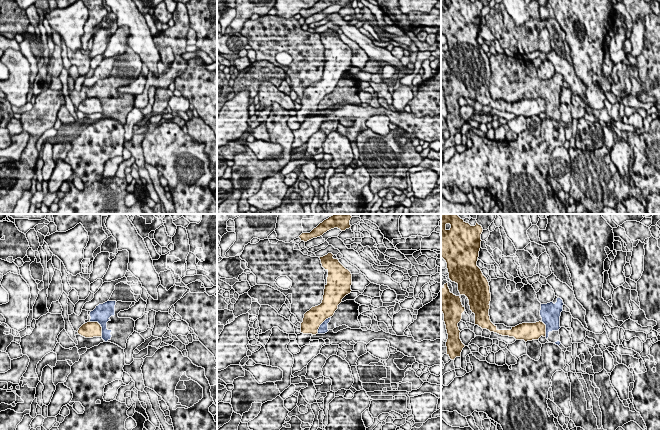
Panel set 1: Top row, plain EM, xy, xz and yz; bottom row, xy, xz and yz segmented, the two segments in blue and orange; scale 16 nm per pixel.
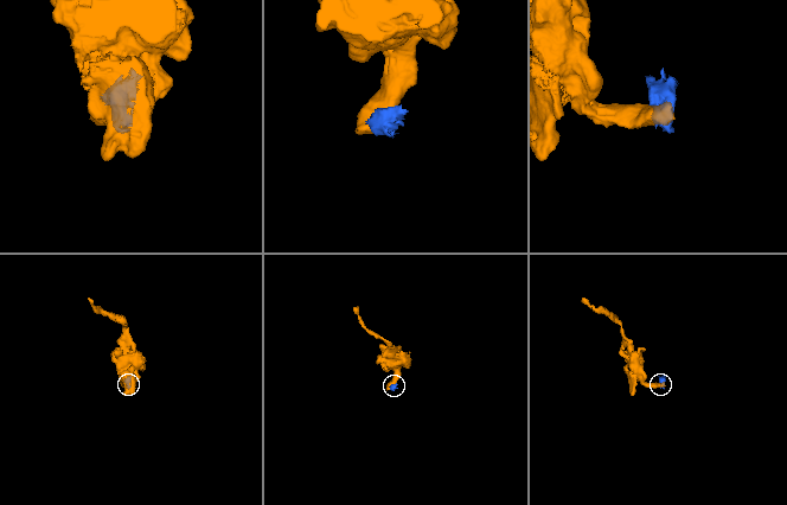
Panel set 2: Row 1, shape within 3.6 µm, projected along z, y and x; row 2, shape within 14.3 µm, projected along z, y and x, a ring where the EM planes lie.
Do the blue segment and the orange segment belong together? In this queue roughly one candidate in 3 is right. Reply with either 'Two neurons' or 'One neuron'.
Two neurons

